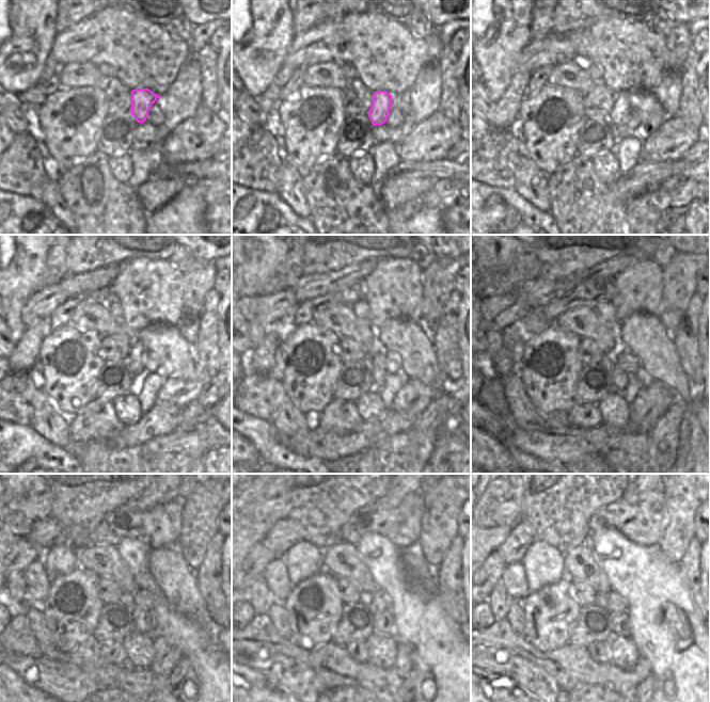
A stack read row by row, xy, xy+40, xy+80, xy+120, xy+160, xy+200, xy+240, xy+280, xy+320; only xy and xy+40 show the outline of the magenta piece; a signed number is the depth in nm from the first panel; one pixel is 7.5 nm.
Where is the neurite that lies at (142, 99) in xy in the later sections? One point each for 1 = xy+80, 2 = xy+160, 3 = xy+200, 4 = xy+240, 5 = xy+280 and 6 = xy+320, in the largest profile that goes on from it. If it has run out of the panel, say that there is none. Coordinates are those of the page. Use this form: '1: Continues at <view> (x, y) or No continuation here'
1: Continues at xy+80 (619, 111)
2: Continues at xy+160 (377, 354)
3: Continues at xy+200 (619, 378)
4: Continues at xy+240 (143, 621)
5: Continues at xy+280 (383, 623)
6: Continues at xy+320 (620, 622)

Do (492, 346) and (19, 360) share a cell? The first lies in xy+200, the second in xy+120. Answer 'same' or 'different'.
different

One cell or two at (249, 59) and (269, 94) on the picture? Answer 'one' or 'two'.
two

